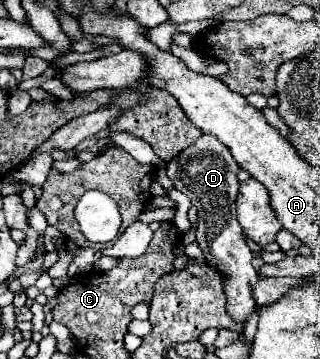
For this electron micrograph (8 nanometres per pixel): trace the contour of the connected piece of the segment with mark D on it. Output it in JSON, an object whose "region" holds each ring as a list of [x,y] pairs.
{"region":[[[201,136],[193,146],[185,148],[181,156],[167,164],[167,176],[173,180],[175,188],[189,196],[191,204],[199,212],[197,240],[205,254],[205,260],[225,274],[225,294],[229,304],[229,314],[245,324],[247,316],[255,308],[253,284],[259,282],[255,268],[251,266],[251,250],[243,238],[243,228],[235,216],[235,198],[239,192],[237,180],[239,166],[233,160],[227,146],[223,146],[215,136]]]}

